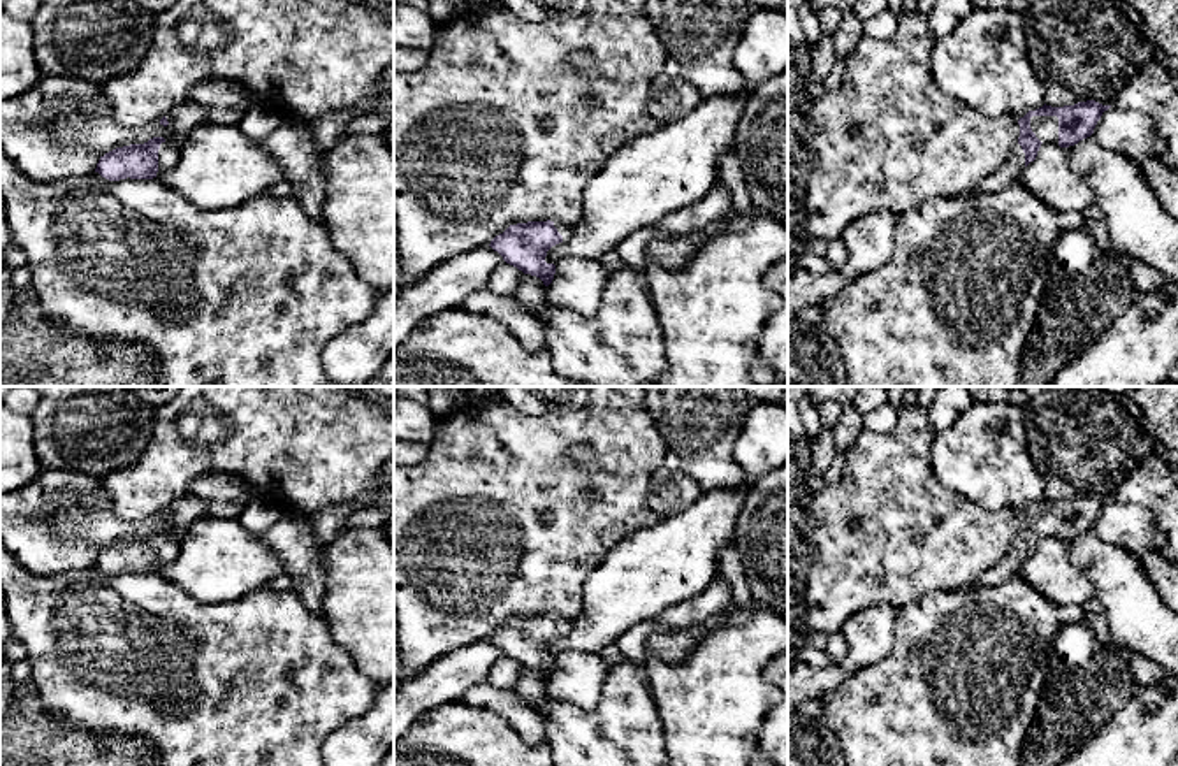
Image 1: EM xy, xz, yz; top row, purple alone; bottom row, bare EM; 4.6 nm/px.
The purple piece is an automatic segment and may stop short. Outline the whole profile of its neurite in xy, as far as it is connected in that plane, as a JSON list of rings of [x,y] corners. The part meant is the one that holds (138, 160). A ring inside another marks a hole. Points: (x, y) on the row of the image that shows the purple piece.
[[[153,137],[144,144],[116,148],[100,156],[95,172],[109,181],[153,179],[172,170],[179,151],[164,137]]]

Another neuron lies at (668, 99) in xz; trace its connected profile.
[[[659,72],[651,79],[645,107],[658,123],[666,125],[698,107],[702,98],[698,88],[680,76],[670,77]]]

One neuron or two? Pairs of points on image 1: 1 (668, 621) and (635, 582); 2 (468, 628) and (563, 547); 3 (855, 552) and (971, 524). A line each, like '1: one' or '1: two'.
1: two
2: one
3: one

